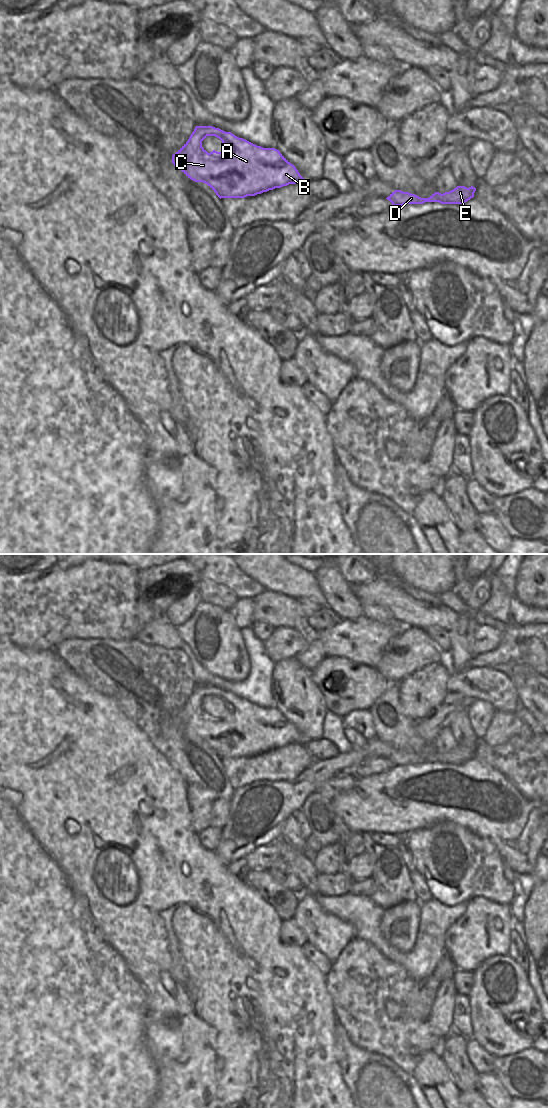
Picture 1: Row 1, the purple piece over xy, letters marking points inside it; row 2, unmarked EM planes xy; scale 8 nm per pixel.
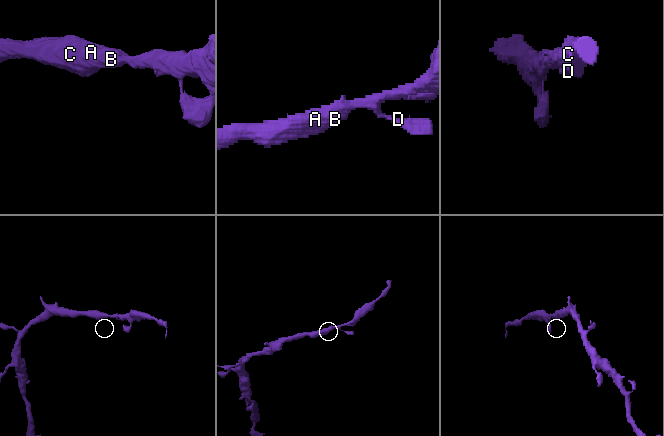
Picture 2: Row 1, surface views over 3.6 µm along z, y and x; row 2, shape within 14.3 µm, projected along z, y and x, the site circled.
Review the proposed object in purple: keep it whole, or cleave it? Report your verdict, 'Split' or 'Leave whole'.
Leave whole.

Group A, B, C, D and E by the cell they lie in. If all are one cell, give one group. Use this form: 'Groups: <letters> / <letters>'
Groups: A B C D E.

